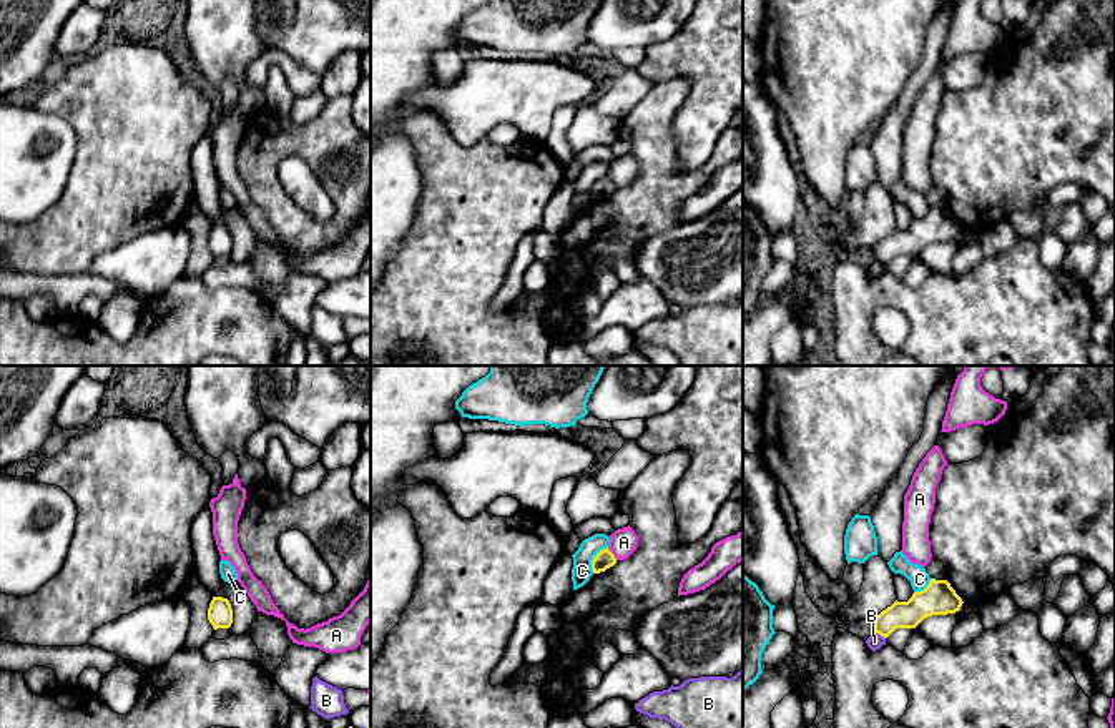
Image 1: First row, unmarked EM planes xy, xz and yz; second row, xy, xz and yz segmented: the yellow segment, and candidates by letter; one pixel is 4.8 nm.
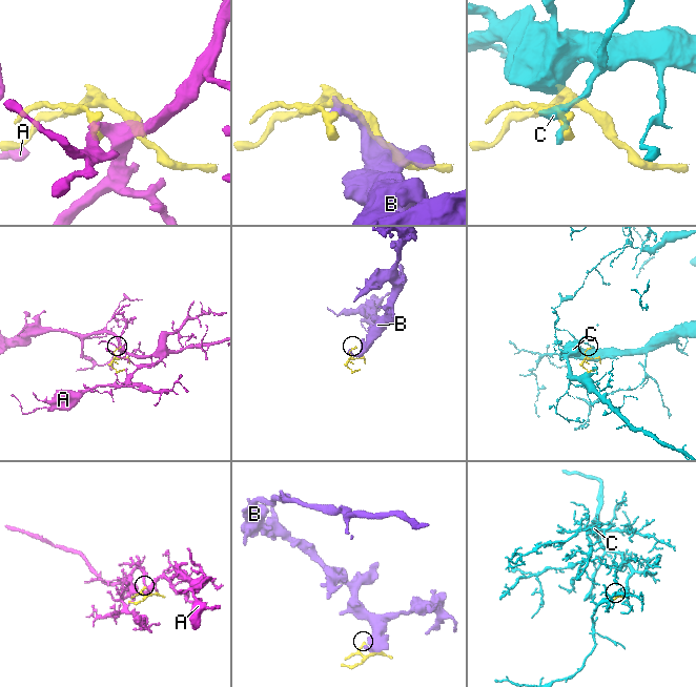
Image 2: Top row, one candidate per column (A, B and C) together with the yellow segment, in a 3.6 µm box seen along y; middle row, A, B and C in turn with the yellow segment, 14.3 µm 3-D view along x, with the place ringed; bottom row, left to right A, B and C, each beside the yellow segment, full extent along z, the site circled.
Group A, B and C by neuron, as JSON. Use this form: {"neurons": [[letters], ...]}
{"neurons": [["A"], ["B"], ["C"]]}

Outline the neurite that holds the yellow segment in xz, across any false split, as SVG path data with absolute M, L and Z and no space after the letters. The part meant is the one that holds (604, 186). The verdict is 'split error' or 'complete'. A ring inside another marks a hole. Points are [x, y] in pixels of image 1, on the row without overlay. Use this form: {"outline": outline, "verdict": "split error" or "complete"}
{"outline": "M607 175L593 184L592 198L593 198L593 201L600 201L600 199L605 199L607 196L613 194L615 191L616 191L616 186Z", "verdict": "complete"}

